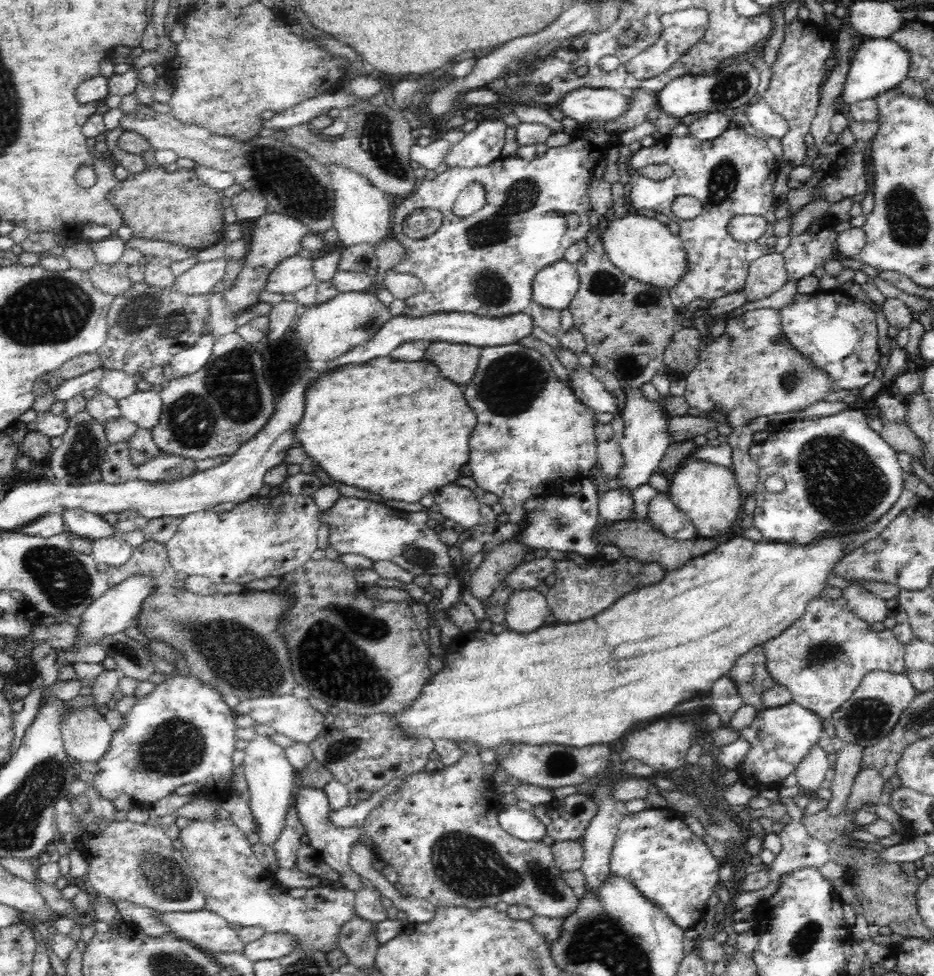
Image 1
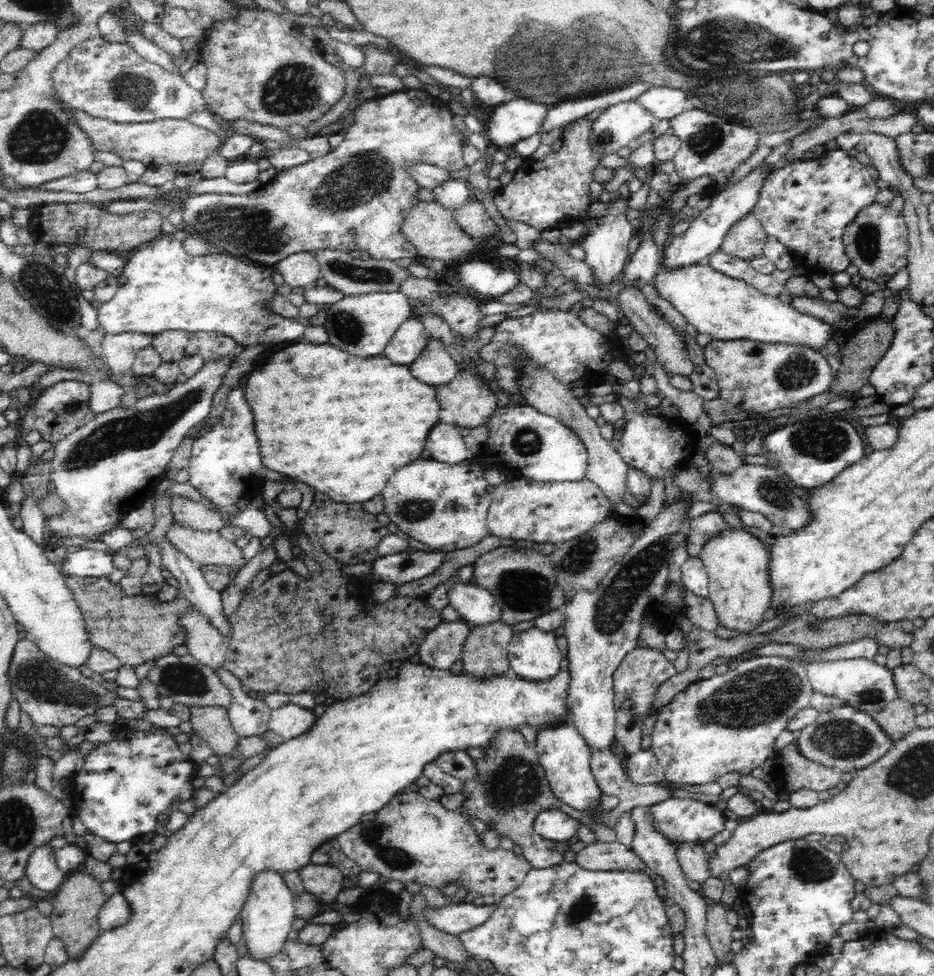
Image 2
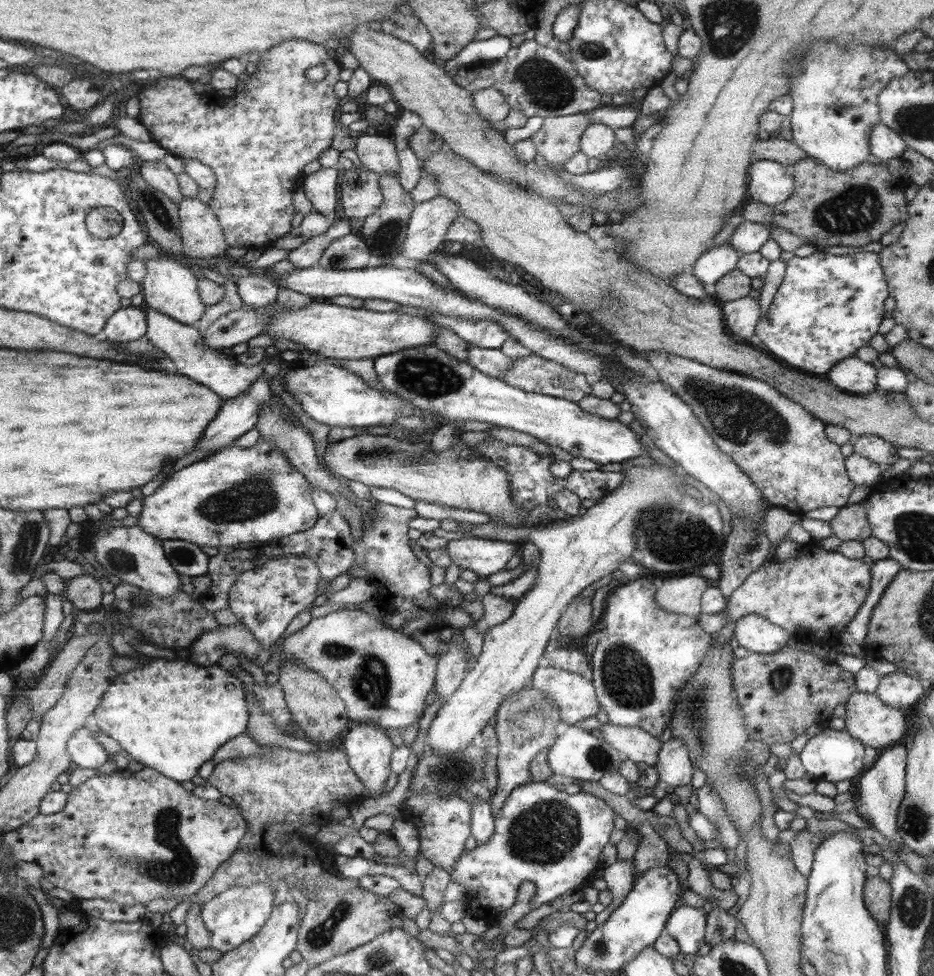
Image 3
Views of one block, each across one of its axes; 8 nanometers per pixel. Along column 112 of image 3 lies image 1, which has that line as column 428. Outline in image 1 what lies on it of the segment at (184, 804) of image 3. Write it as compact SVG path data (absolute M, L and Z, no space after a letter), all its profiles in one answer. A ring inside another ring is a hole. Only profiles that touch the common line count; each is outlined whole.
M466 753L455 764L445 766L444 770L433 773L428 773L424 770L409 774L403 780L403 783L400 783L399 787L383 803L379 804L379 807L376 807L375 810L372 810L366 816L361 827L368 833L375 858L390 864L396 870L398 874L397 880L402 884L403 888L416 898L424 898L424 900L428 900L436 907L463 905L464 908L484 908L485 905L493 906L498 904L498 902L506 902L508 905L523 904L531 908L538 916L565 919L578 908L579 898L576 897L572 888L566 885L564 878L562 878L562 871L555 865L551 846L547 846L542 841L526 842L525 840L517 839L500 827L497 815L504 808L500 802L500 797L490 781L490 776L486 775L484 771L484 763L482 763L480 755Z

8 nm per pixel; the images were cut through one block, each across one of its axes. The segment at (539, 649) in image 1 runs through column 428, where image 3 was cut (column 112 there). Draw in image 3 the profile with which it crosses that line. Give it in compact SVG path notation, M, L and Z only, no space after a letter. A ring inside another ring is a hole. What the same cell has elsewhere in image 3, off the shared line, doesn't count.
M156 657L154 662L140 664L129 672L118 674L93 715L102 733L108 735L136 762L184 782L196 776L197 770L212 758L224 744L247 731L249 710L244 683L217 664L200 666L190 660Z

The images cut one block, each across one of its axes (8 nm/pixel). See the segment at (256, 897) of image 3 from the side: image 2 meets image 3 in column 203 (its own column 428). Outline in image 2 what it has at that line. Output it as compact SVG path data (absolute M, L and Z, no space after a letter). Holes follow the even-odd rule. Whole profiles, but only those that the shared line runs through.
M473 903L448 904L444 908L432 910L431 906L426 904L424 908L424 919L430 921L438 930L458 936L458 933L469 932L474 928L479 928L488 920L494 912L496 905L474 905Z

